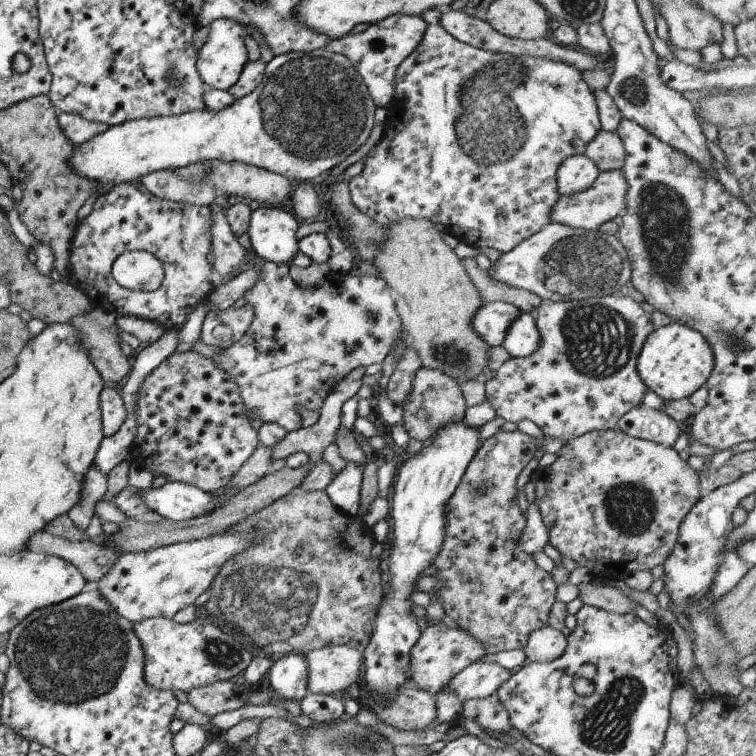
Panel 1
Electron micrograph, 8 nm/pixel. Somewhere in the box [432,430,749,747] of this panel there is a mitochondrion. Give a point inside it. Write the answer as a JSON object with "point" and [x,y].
{"point":[629,508]}

